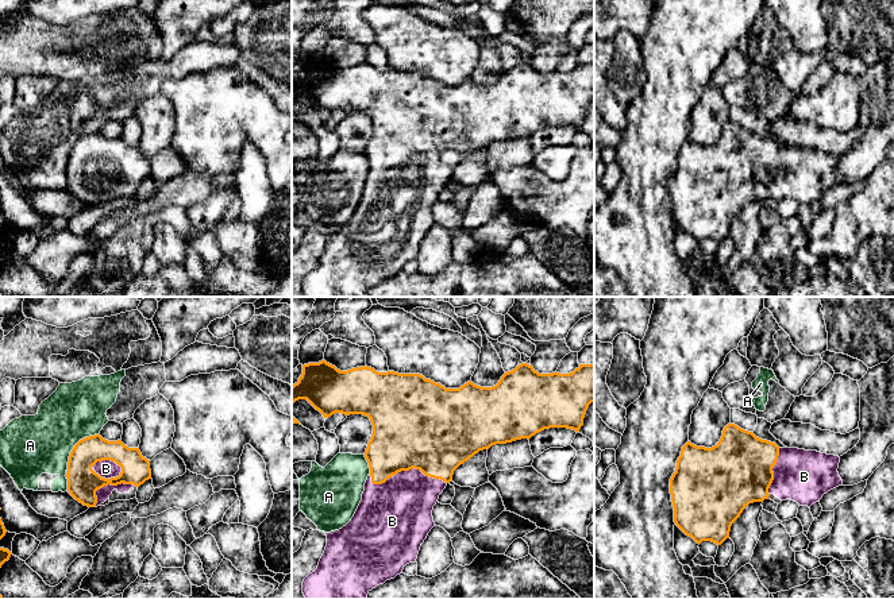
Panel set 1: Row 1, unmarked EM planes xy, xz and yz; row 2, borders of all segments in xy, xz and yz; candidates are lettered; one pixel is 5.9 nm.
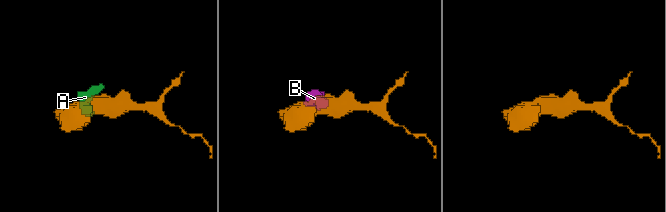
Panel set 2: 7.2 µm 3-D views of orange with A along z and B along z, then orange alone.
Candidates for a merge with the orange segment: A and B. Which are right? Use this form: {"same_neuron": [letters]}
{"same_neuron": ["B"]}

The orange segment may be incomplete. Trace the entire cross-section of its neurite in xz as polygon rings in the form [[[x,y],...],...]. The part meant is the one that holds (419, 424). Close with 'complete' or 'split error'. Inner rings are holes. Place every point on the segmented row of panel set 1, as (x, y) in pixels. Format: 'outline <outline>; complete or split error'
outline [[[321,360],[303,366],[298,382],[292,386],[292,403],[298,399],[307,399],[324,418],[342,413],[363,414],[371,421],[373,434],[365,452],[370,474],[362,501],[346,526],[325,533],[327,546],[319,565],[303,581],[305,599],[367,599],[373,588],[394,579],[406,564],[416,561],[421,544],[435,526],[433,506],[461,464],[492,445],[529,440],[544,429],[579,432],[586,410],[594,402],[594,364],[579,364],[570,374],[539,374],[521,363],[505,372],[493,387],[481,387],[470,380],[459,389],[446,389],[420,374],[378,372],[367,366],[340,371]]]; split error

